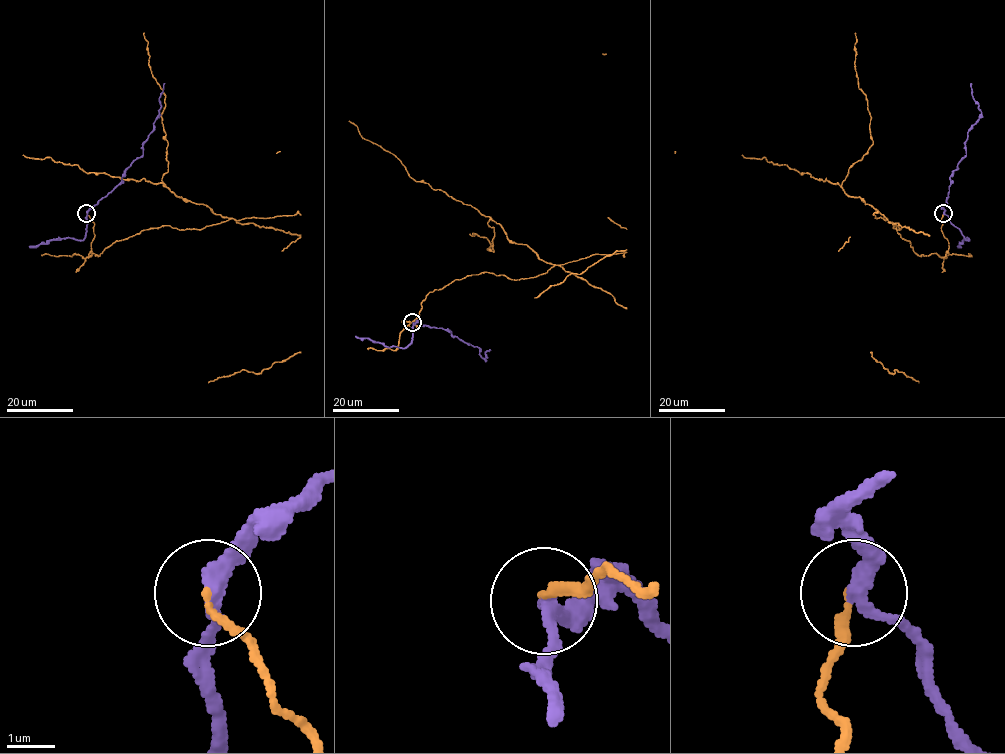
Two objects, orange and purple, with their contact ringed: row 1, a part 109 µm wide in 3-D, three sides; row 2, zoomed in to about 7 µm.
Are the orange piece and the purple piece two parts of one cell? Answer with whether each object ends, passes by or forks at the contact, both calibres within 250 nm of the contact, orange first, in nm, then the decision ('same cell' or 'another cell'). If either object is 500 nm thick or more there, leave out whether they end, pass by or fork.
orange ends there; purple passes by; 170 nm thick on the orange side, 280 nm on the other; another cell

